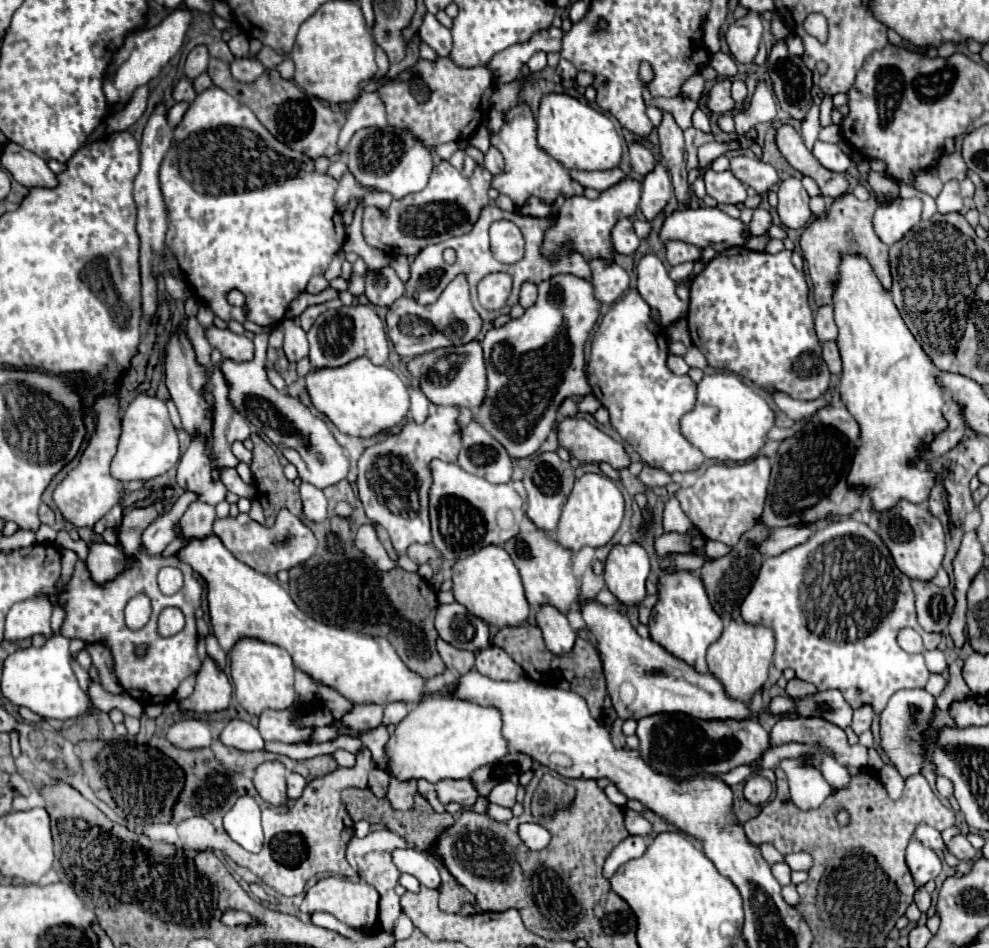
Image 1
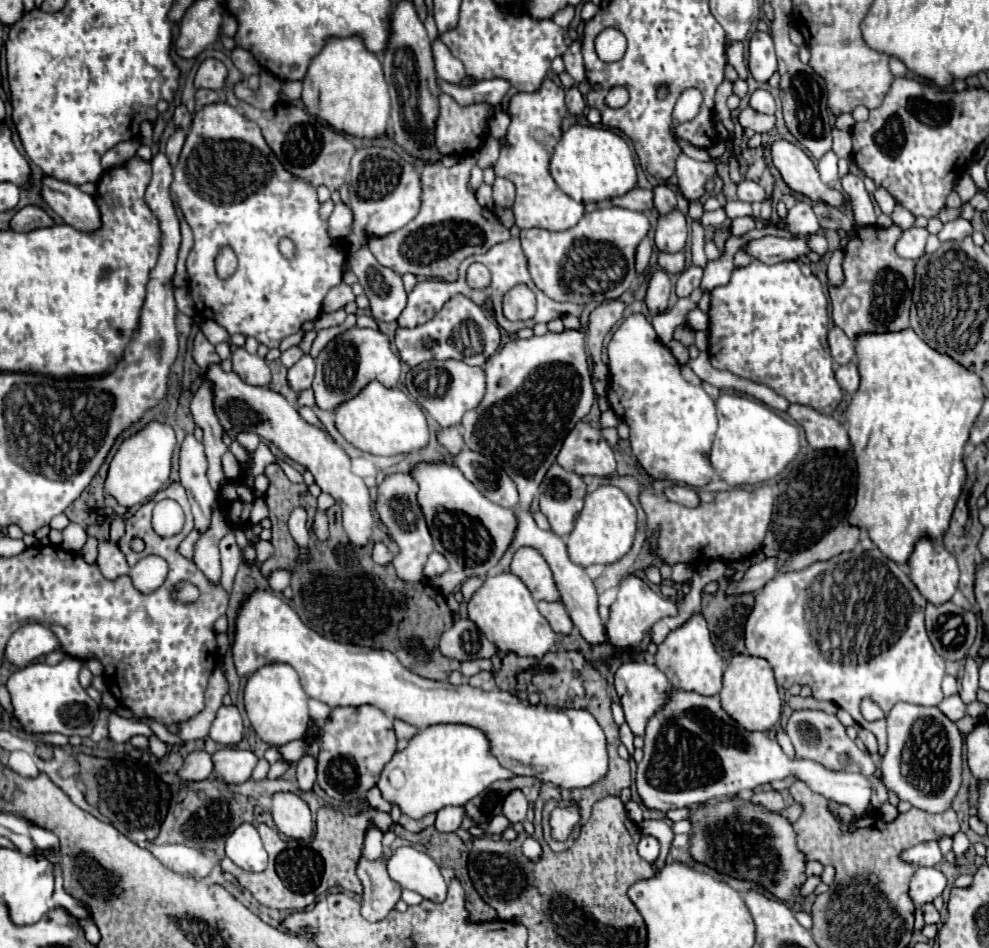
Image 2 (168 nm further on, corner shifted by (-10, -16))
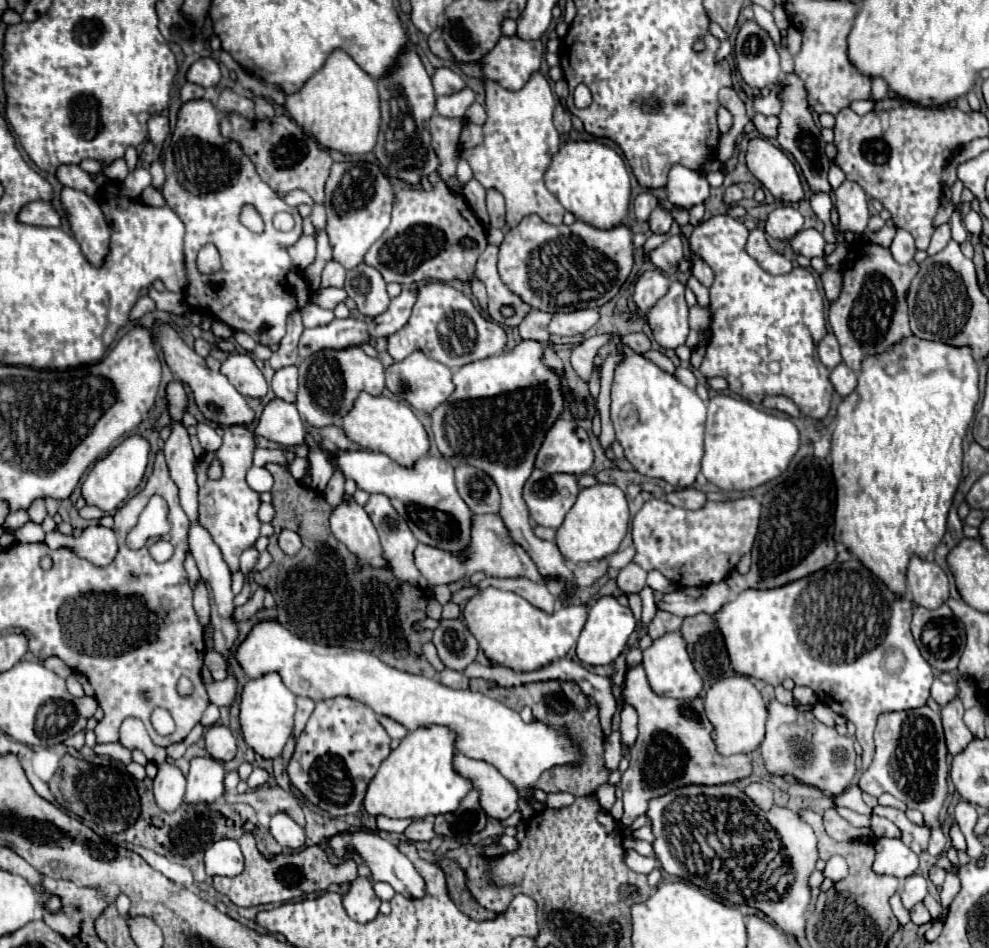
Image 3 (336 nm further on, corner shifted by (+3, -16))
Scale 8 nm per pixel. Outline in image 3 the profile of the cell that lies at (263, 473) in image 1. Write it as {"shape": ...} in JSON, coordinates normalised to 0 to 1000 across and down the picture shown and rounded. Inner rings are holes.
{"shape":[[[270,489],[268,492],[278,511],[274,515],[274,532],[278,538],[278,546],[274,549],[274,555],[278,557],[278,563],[272,565],[272,584],[276,586],[276,595],[268,599],[266,603],[258,603],[256,610],[260,616],[266,616],[280,635],[280,654],[294,665],[298,671],[312,675],[314,673],[321,679],[333,679],[333,681],[349,681],[349,684],[365,684],[371,688],[377,688],[387,696],[389,700],[403,705],[407,709],[426,711],[432,715],[440,715],[438,703],[428,692],[428,679],[436,675],[436,665],[420,665],[418,658],[424,654],[430,654],[430,641],[432,641],[432,629],[426,620],[403,614],[391,599],[379,599],[379,597],[363,597],[363,589],[355,584],[345,572],[341,572],[333,559],[333,549],[329,546],[329,525],[321,521],[316,515],[304,513],[290,496],[290,492]],[[284,559],[300,559],[300,563],[306,570],[306,578],[298,586],[290,586],[280,576],[280,565]]]}

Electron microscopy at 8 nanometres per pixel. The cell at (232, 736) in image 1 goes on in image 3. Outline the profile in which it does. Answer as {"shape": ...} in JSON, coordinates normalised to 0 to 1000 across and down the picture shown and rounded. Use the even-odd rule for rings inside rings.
{"shape":[[[213,797],[209,800],[195,800],[193,810],[189,816],[189,835],[187,846],[217,846],[225,840],[228,829],[228,806],[223,802],[217,802]]]}

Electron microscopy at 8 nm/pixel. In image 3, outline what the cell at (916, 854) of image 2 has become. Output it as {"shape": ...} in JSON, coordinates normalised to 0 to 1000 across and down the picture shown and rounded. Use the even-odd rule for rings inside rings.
{"shape":[[[889,884],[885,897],[887,903],[883,909],[883,918],[887,922],[917,926],[929,916],[929,903],[909,884]]]}

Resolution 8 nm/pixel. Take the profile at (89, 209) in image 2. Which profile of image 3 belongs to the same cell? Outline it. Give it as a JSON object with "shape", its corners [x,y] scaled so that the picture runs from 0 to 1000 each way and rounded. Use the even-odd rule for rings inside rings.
{"shape":[[[74,198],[62,200],[62,215],[68,222],[72,245],[82,257],[86,272],[94,281],[102,281],[110,264],[110,238],[104,232],[100,215],[96,209]]]}

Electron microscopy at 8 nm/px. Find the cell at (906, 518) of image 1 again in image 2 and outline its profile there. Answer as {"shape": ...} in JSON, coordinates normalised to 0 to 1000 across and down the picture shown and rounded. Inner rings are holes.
{"shape":[[[932,568],[918,591],[918,601],[920,612],[940,637],[959,635],[969,620],[967,589],[948,570]]]}

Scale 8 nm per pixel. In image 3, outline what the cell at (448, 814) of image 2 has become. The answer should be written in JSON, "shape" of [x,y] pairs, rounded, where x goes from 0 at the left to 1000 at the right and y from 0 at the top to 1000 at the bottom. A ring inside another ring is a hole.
{"shape":[[[424,863],[424,865],[418,865],[418,867],[412,871],[412,876],[410,876],[410,884],[416,886],[416,888],[422,888],[422,886],[434,888],[438,882],[440,882],[438,863]]]}

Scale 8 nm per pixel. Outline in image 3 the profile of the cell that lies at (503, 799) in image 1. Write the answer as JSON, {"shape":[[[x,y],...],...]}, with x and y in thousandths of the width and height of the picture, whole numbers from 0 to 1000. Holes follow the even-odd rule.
{"shape":[[[462,795],[460,812],[478,823],[478,829],[486,833],[486,852],[492,857],[492,861],[511,865],[523,854],[523,833],[521,829],[505,816],[505,812],[488,802],[476,802],[468,795]]]}

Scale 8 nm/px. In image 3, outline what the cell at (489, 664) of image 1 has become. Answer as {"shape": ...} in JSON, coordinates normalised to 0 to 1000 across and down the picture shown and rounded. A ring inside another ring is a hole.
{"shape":[[[450,705],[446,709],[444,717],[454,726],[474,726],[474,715],[468,709],[460,709],[460,707],[454,707],[454,705]]]}

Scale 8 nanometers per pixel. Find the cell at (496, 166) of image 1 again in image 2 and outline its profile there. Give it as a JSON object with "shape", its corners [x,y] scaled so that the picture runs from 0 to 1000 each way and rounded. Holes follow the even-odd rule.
{"shape":[[[502,188],[502,192],[497,194],[497,200],[499,200],[502,217],[518,219],[518,215],[520,215],[520,194],[516,190]]]}

